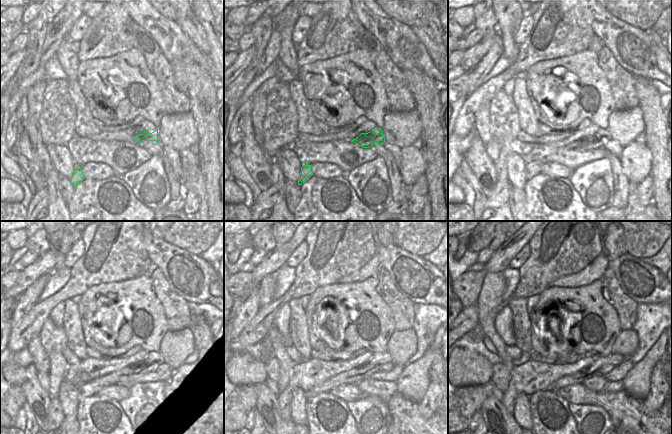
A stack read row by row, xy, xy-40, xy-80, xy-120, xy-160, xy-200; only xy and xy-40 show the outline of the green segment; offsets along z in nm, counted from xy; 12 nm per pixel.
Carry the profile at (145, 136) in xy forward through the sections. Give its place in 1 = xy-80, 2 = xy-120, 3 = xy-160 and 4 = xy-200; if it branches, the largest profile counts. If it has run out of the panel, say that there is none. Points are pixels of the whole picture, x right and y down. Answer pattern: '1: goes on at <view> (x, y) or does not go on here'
1: goes on at xy-80 (601, 136)
2: goes on at xy-120 (154, 359)
3: goes on at xy-160 (353, 376)
4: goes on at xy-200 (580, 377)

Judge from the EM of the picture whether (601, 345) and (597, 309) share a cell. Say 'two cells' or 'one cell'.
one cell

